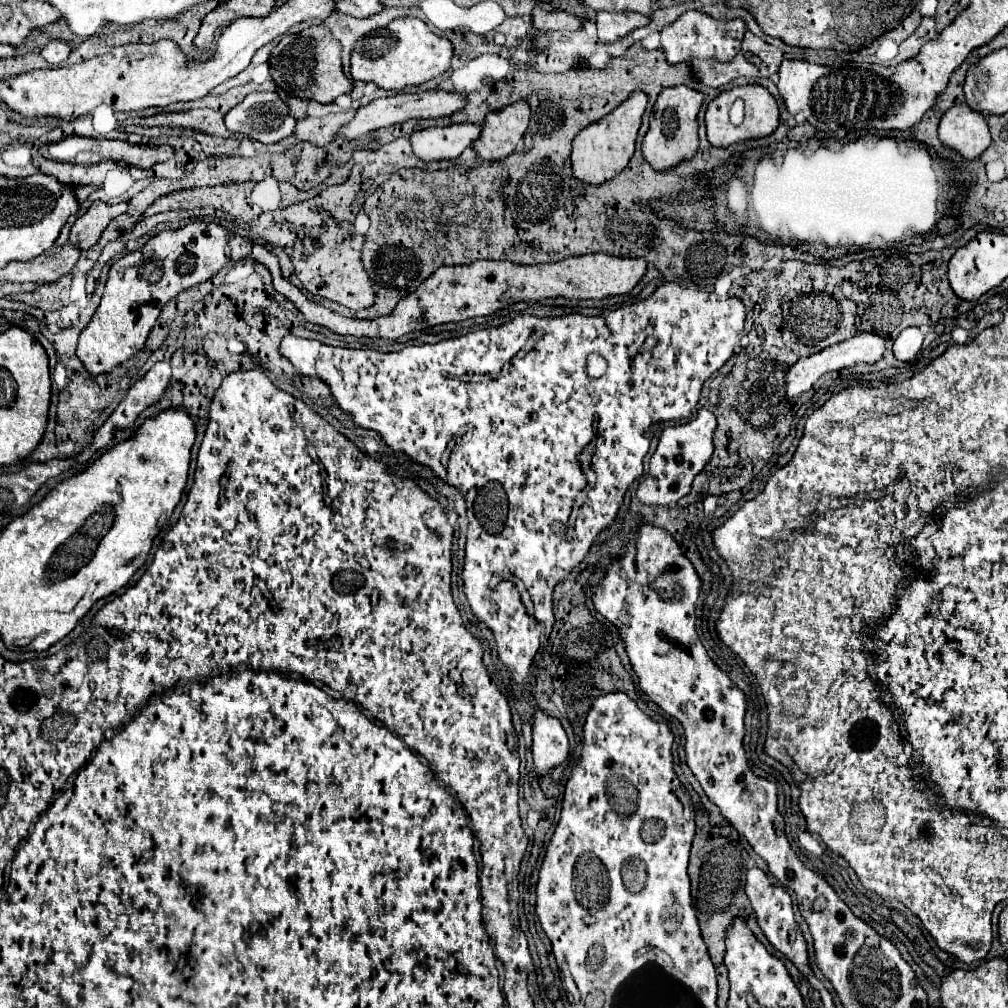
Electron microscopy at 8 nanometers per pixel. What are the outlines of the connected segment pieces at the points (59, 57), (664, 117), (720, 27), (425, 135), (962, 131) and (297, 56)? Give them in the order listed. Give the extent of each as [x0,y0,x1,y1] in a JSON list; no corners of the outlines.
[[41,40,71,66],[643,86,703,170],[661,10,747,64],[411,124,481,160],[939,104,991,160],[271,26,353,104]]

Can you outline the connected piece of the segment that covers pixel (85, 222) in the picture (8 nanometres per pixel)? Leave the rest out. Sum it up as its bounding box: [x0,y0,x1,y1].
[69,202,127,250]

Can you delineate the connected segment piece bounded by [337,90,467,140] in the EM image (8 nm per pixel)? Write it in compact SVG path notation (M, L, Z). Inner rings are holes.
M427 90L427 92L415 92L415 94L397 94L397 96L391 96L391 98L379 98L379 100L373 100L371 104L367 106L361 106L355 114L355 118L343 126L337 134L343 134L345 138L349 140L355 140L355 138L361 138L365 136L367 132L371 130L377 130L377 128L385 128L385 126L393 126L397 122L405 122L405 120L411 120L411 118L439 118L439 116L451 116L453 112L461 110L465 106L467 98L457 94L457 92L435 92L435 90Z

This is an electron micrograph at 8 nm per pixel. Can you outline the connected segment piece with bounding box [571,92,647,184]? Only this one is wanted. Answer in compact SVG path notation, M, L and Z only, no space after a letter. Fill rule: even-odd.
M633 92L629 100L621 102L605 120L597 120L589 126L585 126L573 140L573 152L571 152L571 166L573 176L587 184L603 184L611 178L615 178L621 168L627 166L629 158L635 152L635 138L641 126L641 116L647 106L645 92Z

